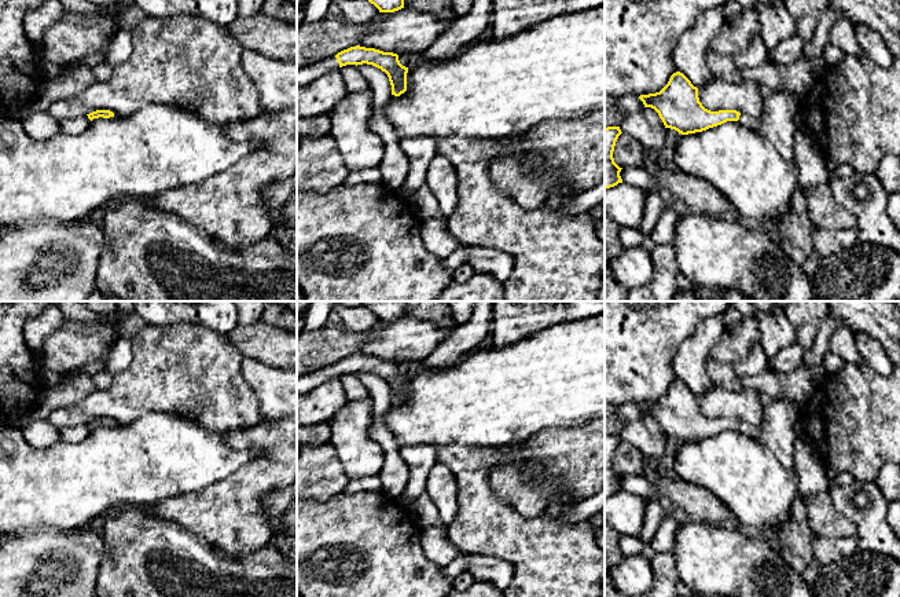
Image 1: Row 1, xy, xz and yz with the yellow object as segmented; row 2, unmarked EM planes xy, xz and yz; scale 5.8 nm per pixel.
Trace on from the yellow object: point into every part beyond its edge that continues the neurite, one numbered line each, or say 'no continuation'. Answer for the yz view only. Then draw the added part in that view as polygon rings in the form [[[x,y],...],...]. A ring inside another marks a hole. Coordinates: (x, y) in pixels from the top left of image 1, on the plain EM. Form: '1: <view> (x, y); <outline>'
1: yz (750, 431); [[[741,422],[738,429],[742,433],[747,435],[750,439],[753,439],[753,440],[756,440],[756,442],[760,443],[760,440],[758,440],[758,428],[757,426],[753,426],[753,425],[747,425],[745,422]]]

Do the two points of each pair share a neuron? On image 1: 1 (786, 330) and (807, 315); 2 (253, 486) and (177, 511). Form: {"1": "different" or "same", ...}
{"1": "different", "2": "same"}

